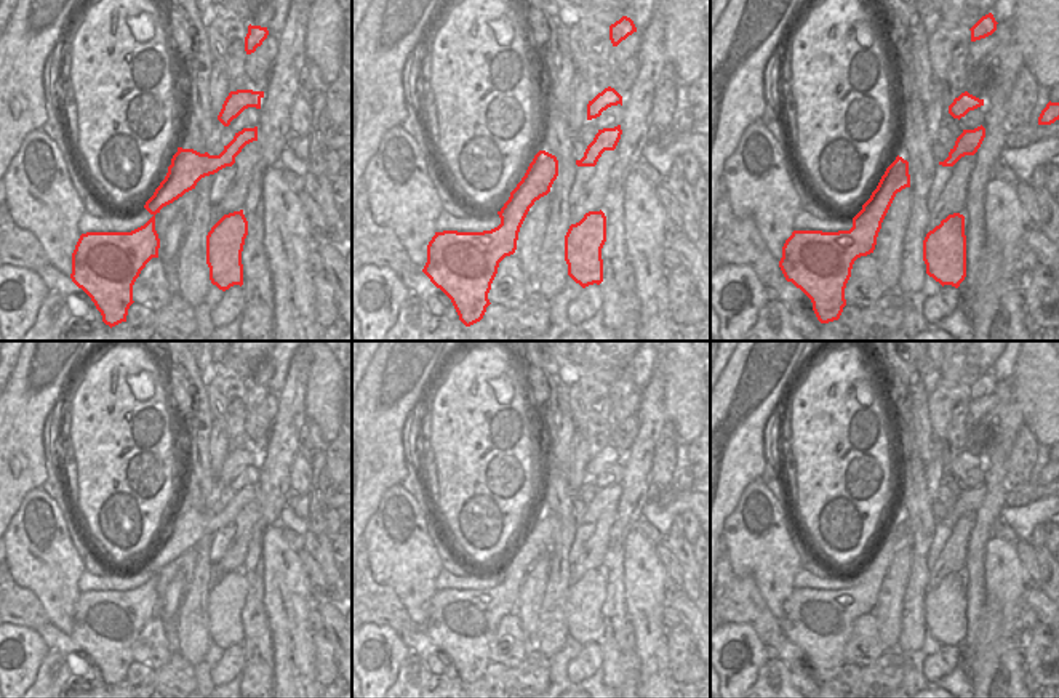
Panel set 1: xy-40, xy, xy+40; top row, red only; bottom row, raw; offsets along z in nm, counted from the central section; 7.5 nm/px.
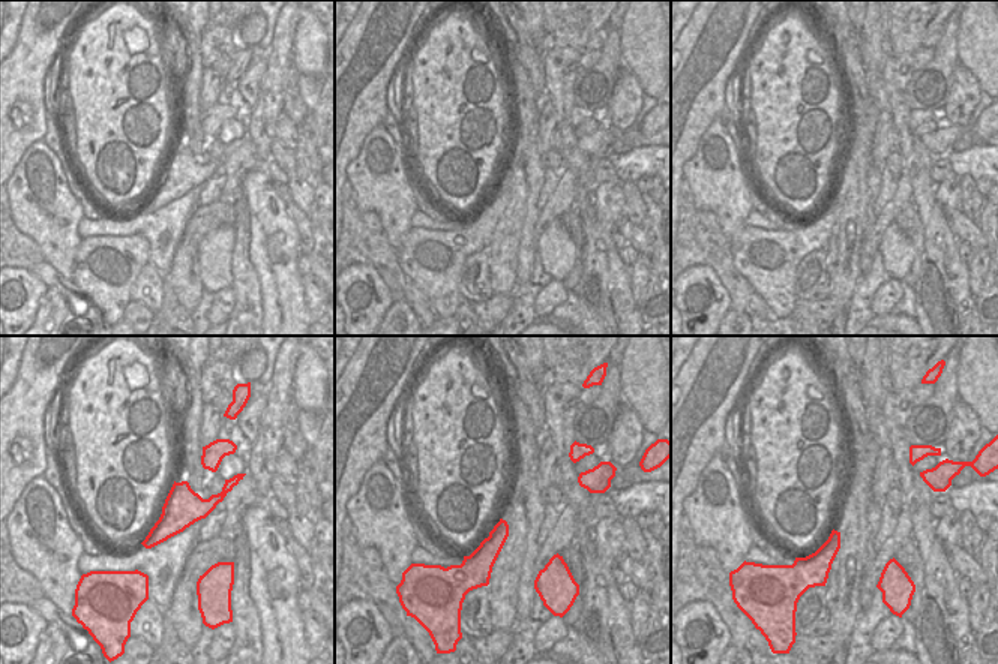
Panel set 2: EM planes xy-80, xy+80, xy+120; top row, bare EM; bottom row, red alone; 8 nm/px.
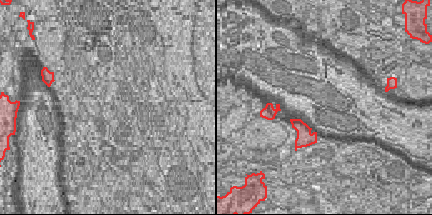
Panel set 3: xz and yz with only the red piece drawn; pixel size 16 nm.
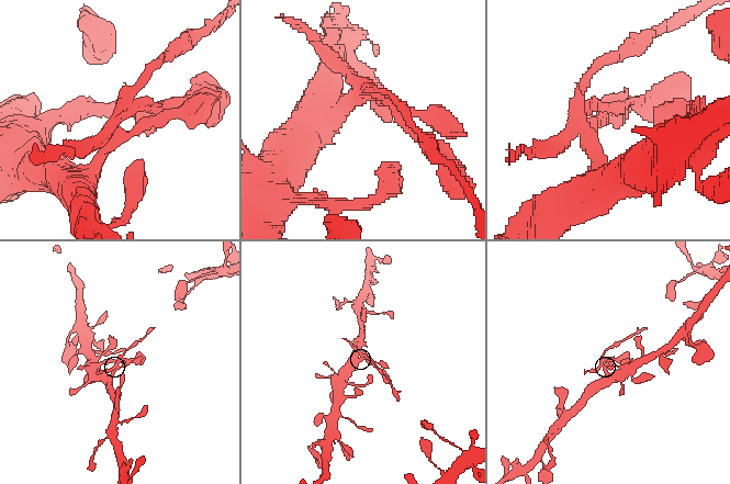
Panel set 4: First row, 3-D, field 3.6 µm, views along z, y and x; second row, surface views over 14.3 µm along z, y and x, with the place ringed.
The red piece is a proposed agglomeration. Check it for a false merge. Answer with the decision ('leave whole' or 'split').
split

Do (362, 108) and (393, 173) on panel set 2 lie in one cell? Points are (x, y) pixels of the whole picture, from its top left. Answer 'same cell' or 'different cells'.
different cells

